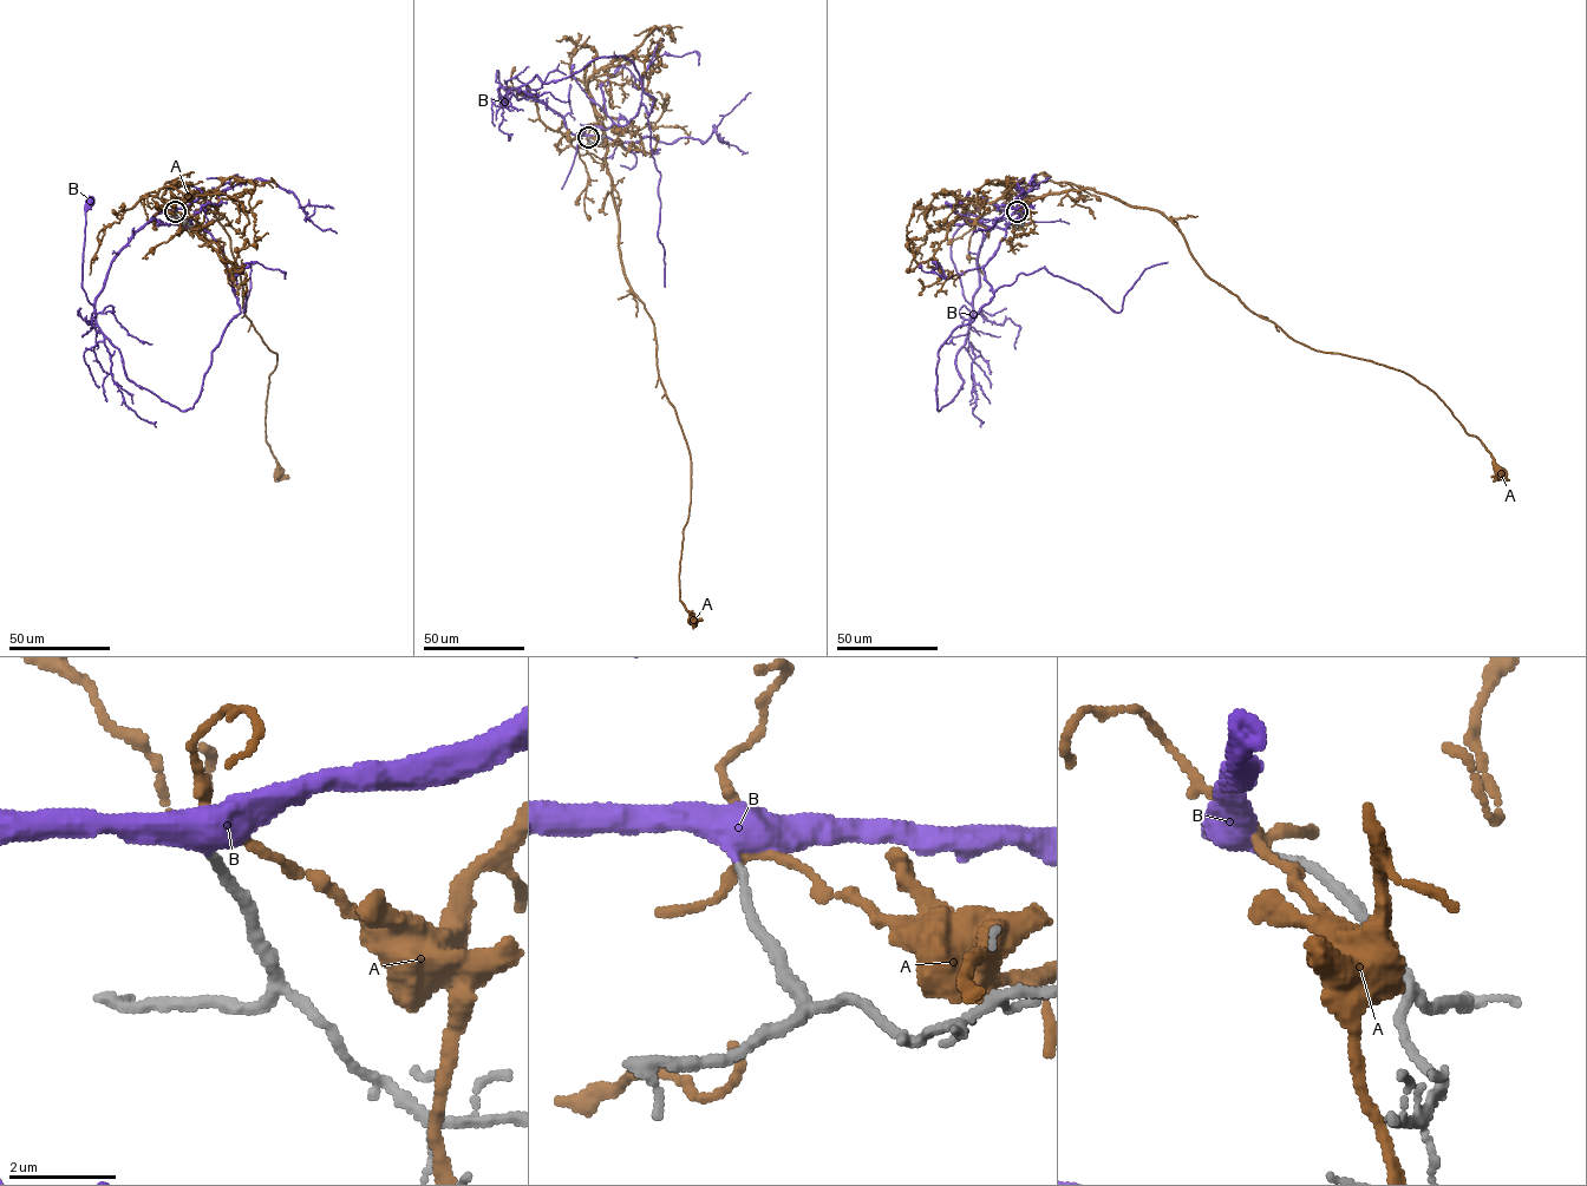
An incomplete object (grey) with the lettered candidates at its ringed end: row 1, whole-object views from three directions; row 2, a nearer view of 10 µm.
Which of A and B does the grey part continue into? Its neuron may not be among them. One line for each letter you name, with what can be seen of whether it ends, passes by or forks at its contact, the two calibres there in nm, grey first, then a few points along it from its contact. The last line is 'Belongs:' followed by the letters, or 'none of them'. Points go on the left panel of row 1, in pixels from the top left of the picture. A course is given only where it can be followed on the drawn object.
B: it ends | 160/480 nm | via (174, 211), (157, 213), (135, 234), (112, 261), (104, 287), (91, 305), (82, 287), (89, 200)
Belongs: B

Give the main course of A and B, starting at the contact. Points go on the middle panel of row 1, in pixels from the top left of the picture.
A: (588, 137), (606, 142), (622, 272), (652, 320), (658, 377), (691, 462), (679, 580), (679, 598), (691, 620)
B: (588, 137), (572, 132), (543, 102), (509, 92), (496, 82), (497, 70), (502, 103)

